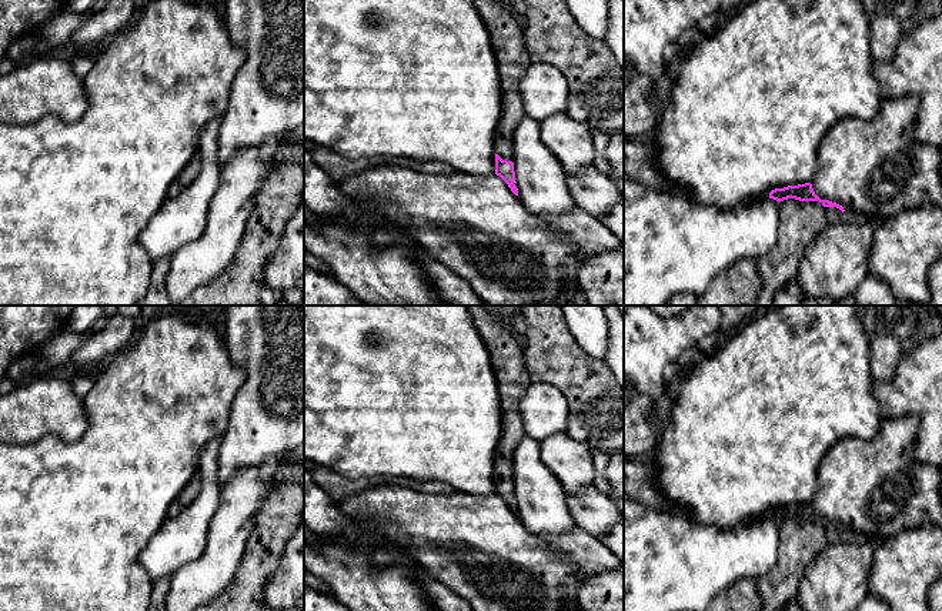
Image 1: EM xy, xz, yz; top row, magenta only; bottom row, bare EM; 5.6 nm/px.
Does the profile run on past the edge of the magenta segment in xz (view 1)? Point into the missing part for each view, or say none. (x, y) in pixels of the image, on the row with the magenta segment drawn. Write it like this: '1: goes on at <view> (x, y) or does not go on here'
1: goes on at xz (504, 26)

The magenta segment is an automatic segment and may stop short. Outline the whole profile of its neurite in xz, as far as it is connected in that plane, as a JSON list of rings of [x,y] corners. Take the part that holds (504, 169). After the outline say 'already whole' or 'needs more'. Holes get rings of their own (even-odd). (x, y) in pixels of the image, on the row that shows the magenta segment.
[[[472,0],[490,34],[498,66],[502,91],[502,111],[495,131],[495,174],[518,196],[512,137],[520,121],[527,116],[520,83],[531,59],[524,41],[522,21],[504,0]]]; needs more

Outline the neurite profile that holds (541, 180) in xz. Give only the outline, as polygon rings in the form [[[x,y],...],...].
[[[525,116],[512,137],[518,197],[531,214],[564,214],[575,208],[567,173],[541,141],[541,123]]]

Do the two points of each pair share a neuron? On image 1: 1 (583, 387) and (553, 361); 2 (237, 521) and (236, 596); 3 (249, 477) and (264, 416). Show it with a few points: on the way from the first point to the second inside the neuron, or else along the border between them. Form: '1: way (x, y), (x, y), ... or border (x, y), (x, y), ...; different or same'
1: way (575, 380), (560, 364); same
2: border (247, 540), (233, 580), (217, 596); different
3: border (281, 451), (240, 468), (223, 486); different

